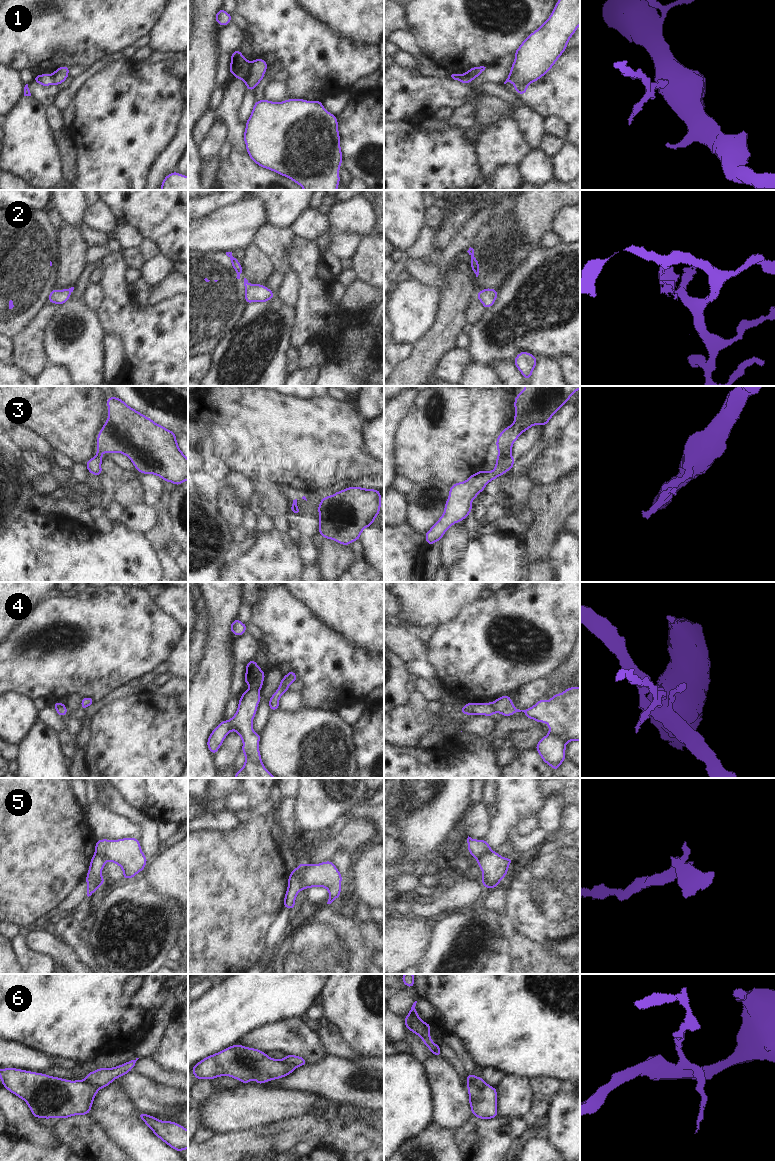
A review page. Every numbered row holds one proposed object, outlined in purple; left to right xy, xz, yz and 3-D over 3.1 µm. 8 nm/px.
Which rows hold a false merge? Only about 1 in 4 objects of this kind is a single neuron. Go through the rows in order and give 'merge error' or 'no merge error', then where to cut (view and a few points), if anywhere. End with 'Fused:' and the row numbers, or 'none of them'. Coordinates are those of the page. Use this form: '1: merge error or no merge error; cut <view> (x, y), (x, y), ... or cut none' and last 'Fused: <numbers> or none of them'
1: merge error; cut xz (250, 62), (248, 75), (244, 81)
2: merge error; cut xz (248, 283), (245, 289)
3: merge error; cut yz (510, 452), (505, 455), (499, 454)
4: merge error; cut yz (491, 703), (494, 712)
5: merge error; cut xz (290, 873), (304, 888)
6: merge error; cut xy (84, 1080), (100, 1087)
Fused: 1, 2, 3, 4, 5, 6

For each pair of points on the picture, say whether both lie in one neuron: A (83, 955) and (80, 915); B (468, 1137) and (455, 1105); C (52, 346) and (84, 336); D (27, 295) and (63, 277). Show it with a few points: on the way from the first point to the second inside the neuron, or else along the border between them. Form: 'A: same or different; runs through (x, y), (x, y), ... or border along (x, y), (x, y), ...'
A: different; border along (72, 916), (80, 923)
B: different; border along (472, 1115), (462, 1126), (454, 1131)
C: same; runs through (60, 346), (72, 345), (76, 341)
D: different; border along (57, 258), (56, 280), (53, 288)

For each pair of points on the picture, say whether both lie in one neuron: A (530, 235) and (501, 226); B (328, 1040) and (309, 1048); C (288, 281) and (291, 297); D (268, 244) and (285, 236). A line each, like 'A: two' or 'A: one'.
A: two
B: two
C: one
D: one

